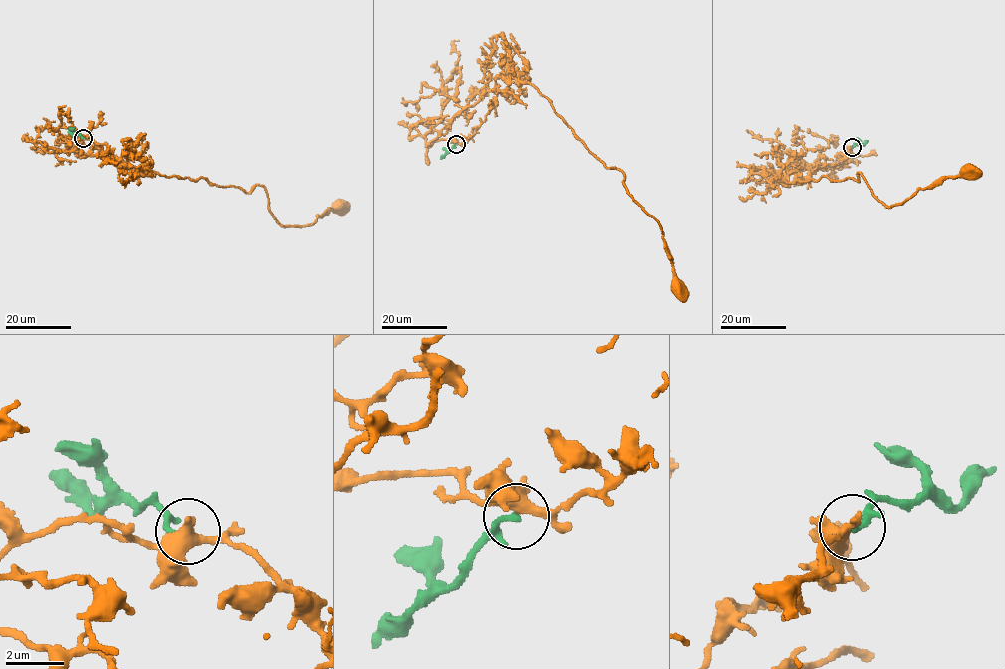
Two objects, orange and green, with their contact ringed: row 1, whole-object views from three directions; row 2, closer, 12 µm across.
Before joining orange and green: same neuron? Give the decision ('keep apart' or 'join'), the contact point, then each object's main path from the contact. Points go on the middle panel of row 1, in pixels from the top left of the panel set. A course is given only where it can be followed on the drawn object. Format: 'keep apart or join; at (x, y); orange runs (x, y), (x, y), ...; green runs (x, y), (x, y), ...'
join; at (456, 144); orange runs (456, 143), (499, 92), (530, 83), (658, 222), (679, 290); green runs (456, 144), (440, 159)

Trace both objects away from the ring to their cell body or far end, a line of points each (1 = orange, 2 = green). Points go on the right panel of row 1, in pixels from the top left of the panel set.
1: (851, 147), (839, 163), (784, 180), (857, 181), (860, 172), (887, 207), (970, 172)
2: (852, 147), (868, 140)

